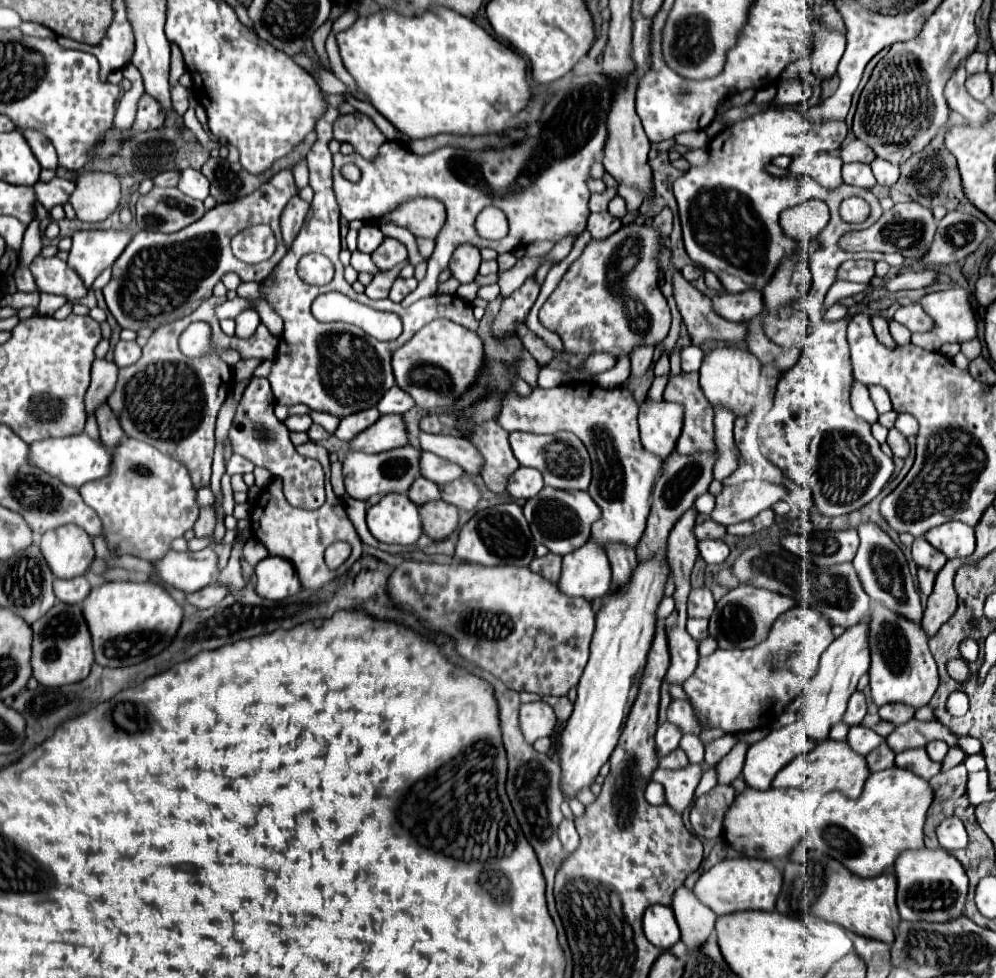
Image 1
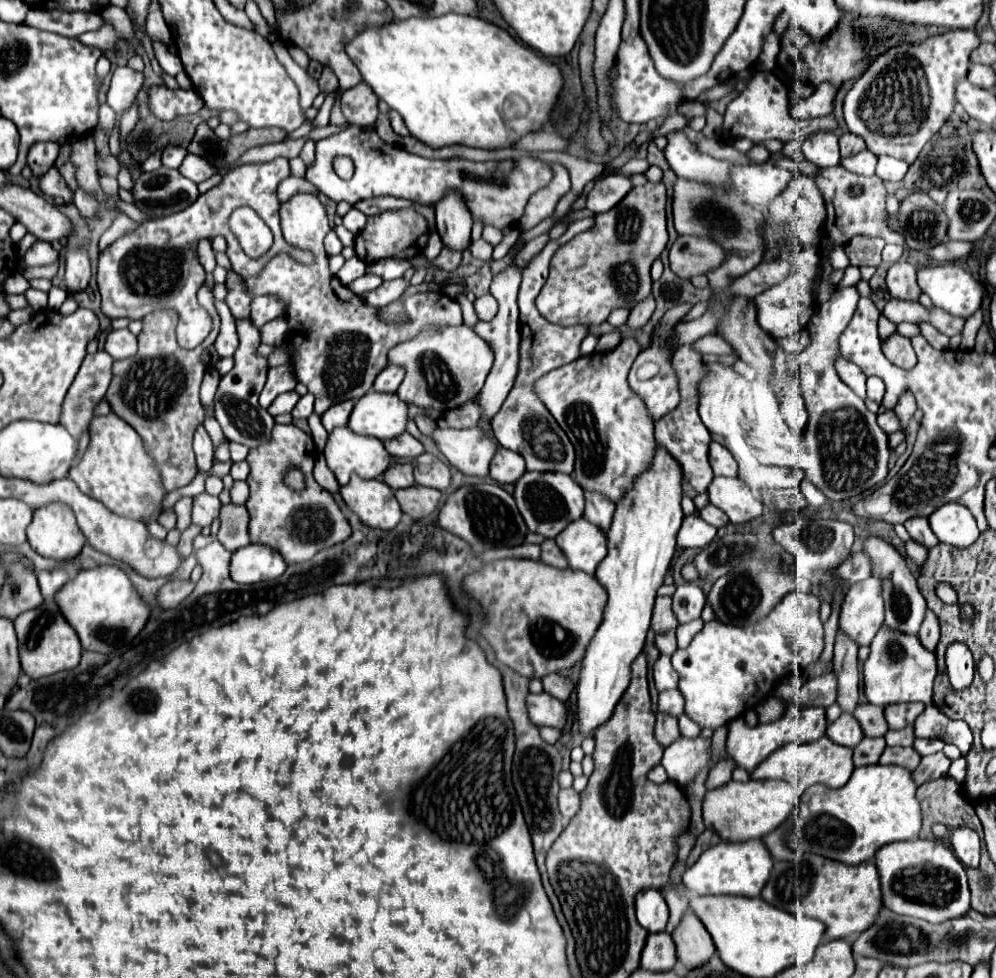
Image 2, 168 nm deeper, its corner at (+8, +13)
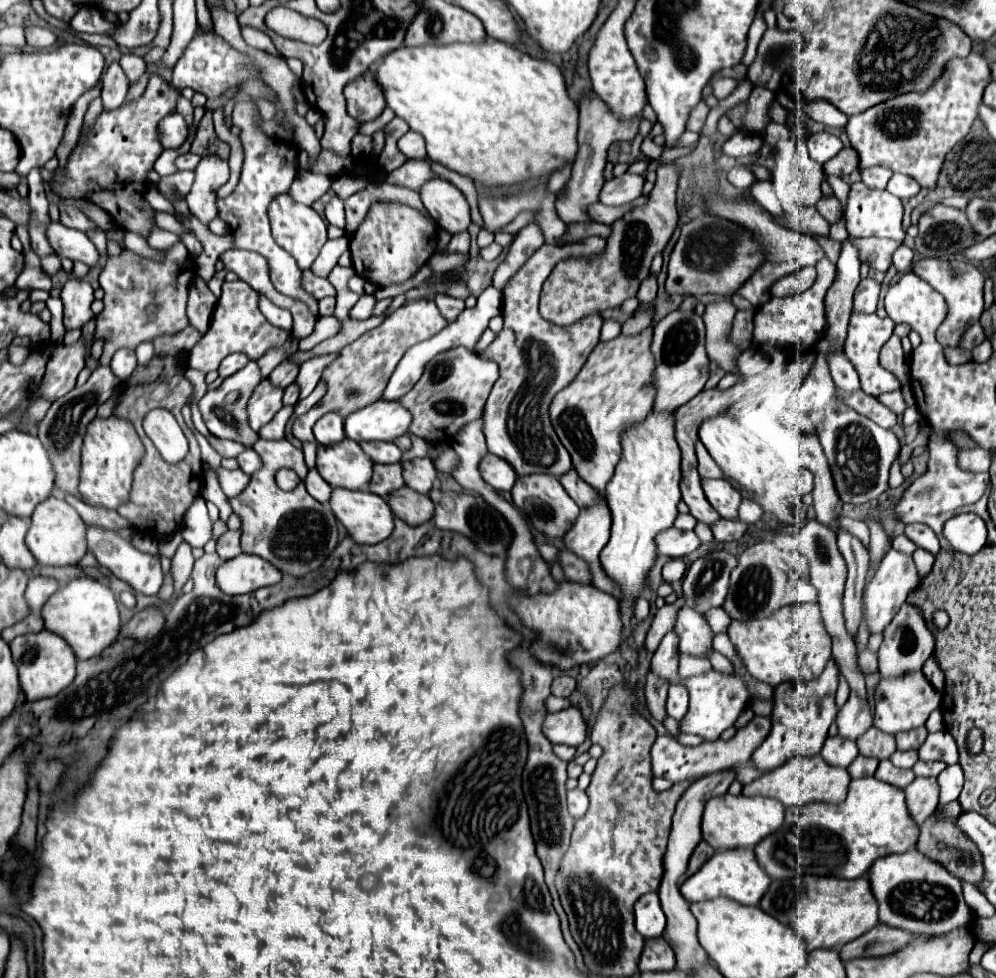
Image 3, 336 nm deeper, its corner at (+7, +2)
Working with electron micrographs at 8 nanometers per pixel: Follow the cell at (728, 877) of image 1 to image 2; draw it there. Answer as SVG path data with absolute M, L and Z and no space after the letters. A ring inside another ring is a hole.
M761 840L747 842L719 842L707 848L699 860L685 870L683 884L699 896L705 894L737 894L737 896L759 896L763 884L769 880L773 860Z

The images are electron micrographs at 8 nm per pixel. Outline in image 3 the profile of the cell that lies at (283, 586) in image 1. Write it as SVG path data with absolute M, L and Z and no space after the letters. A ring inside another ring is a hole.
M238 555L228 559L216 573L216 581L226 595L252 593L260 587L280 583L282 573L258 555Z

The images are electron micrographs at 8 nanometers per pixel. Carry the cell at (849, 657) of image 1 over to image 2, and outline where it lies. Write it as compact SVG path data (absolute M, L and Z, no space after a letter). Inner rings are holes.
M871 576L847 592L839 626L859 646L871 644L883 624L883 596L879 592L879 578Z

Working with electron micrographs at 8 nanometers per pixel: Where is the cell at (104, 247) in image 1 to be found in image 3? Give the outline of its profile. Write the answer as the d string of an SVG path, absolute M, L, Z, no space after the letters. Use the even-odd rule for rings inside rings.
M70 277L62 287L62 301L64 301L64 325L66 329L82 327L92 319L90 305L94 301L92 287L88 281Z

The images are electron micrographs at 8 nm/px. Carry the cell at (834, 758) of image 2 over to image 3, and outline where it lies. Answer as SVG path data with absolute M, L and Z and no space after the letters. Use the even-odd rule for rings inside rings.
M820 755L816 757L792 757L784 765L764 773L760 779L754 779L752 783L744 785L742 795L754 797L754 795L764 795L764 797L774 797L780 799L786 807L802 807L812 801L824 801L824 803L840 803L846 799L846 791L850 785L850 775L844 767L834 767L828 765Z

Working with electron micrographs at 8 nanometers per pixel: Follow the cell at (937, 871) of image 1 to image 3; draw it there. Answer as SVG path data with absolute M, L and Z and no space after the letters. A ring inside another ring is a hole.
M918 849L880 857L870 867L868 879L878 901L878 917L882 923L920 935L942 935L974 925L976 913L964 901L960 879Z

